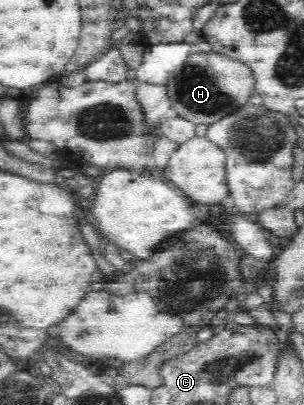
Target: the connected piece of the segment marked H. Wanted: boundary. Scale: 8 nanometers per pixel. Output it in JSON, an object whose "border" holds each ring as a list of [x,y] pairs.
{"border":[[[194,51],[175,70],[165,87],[174,114],[197,125],[210,125],[248,104],[248,98],[255,94],[255,78],[250,67],[239,60],[214,51]]]}

